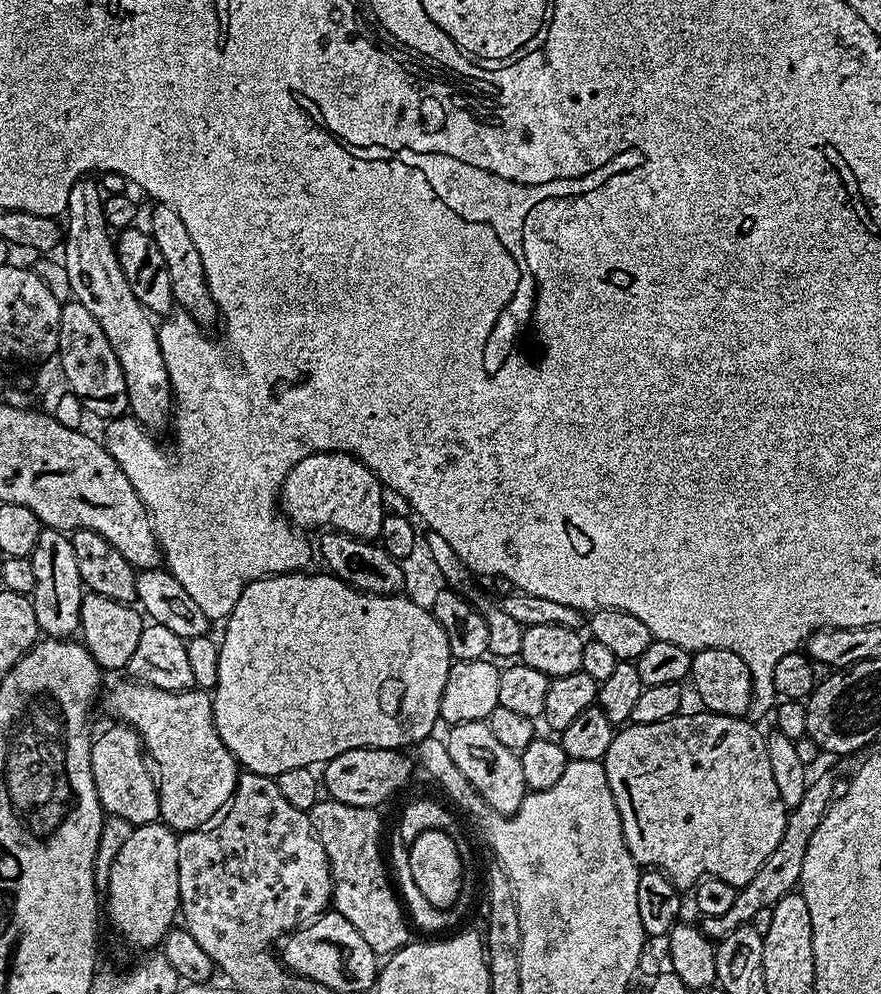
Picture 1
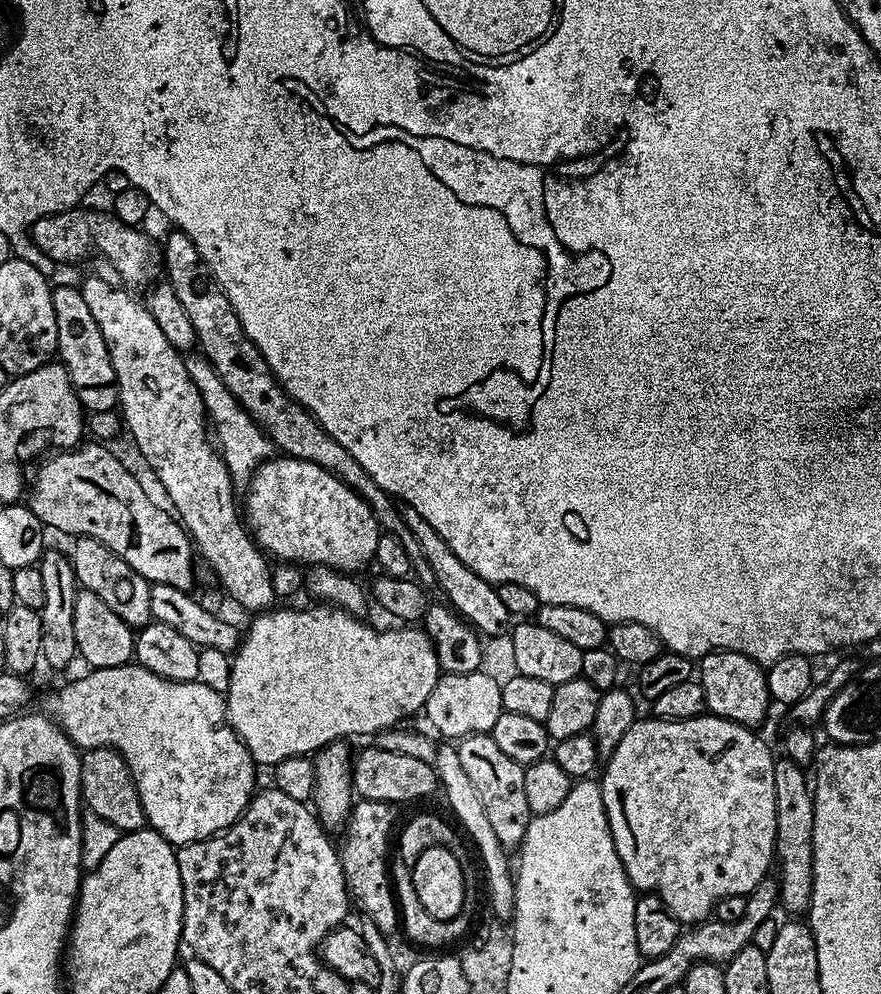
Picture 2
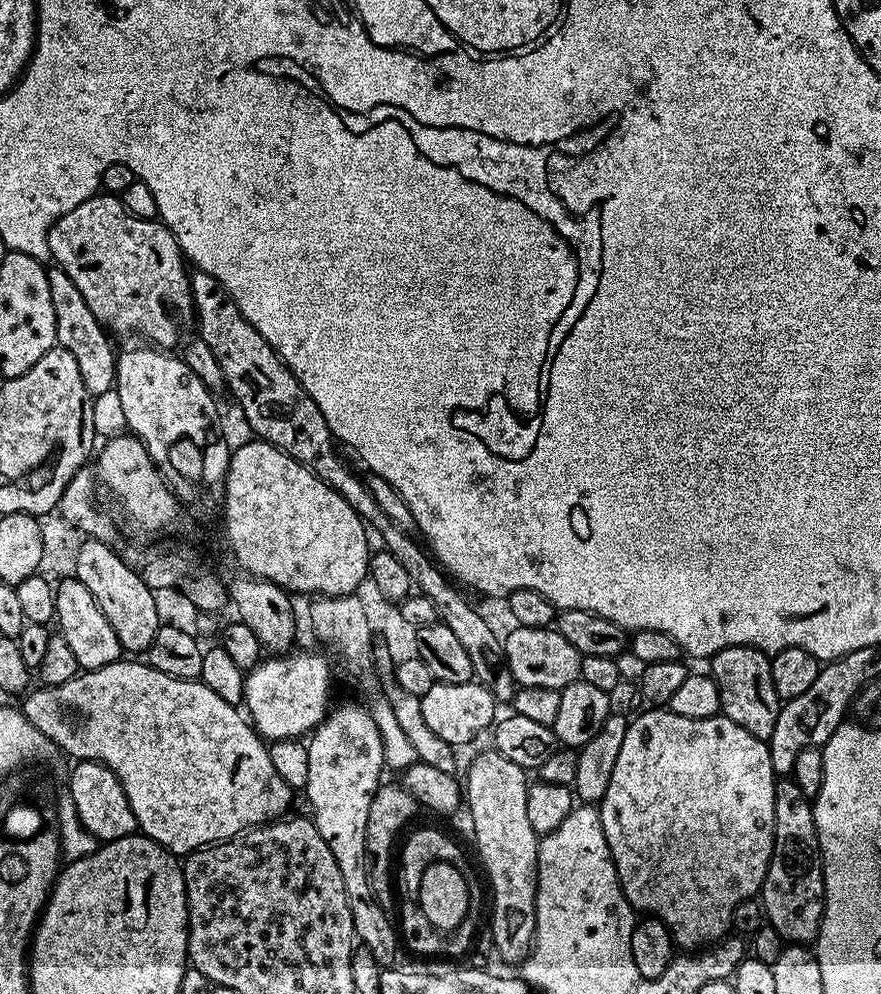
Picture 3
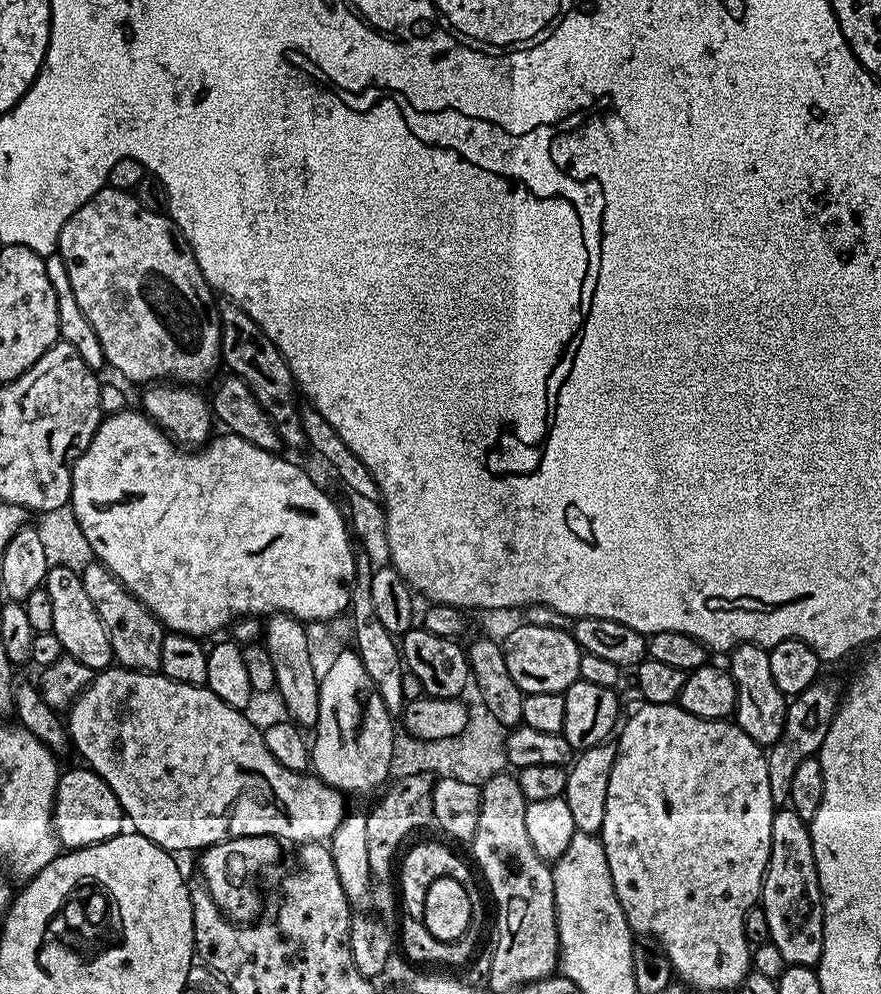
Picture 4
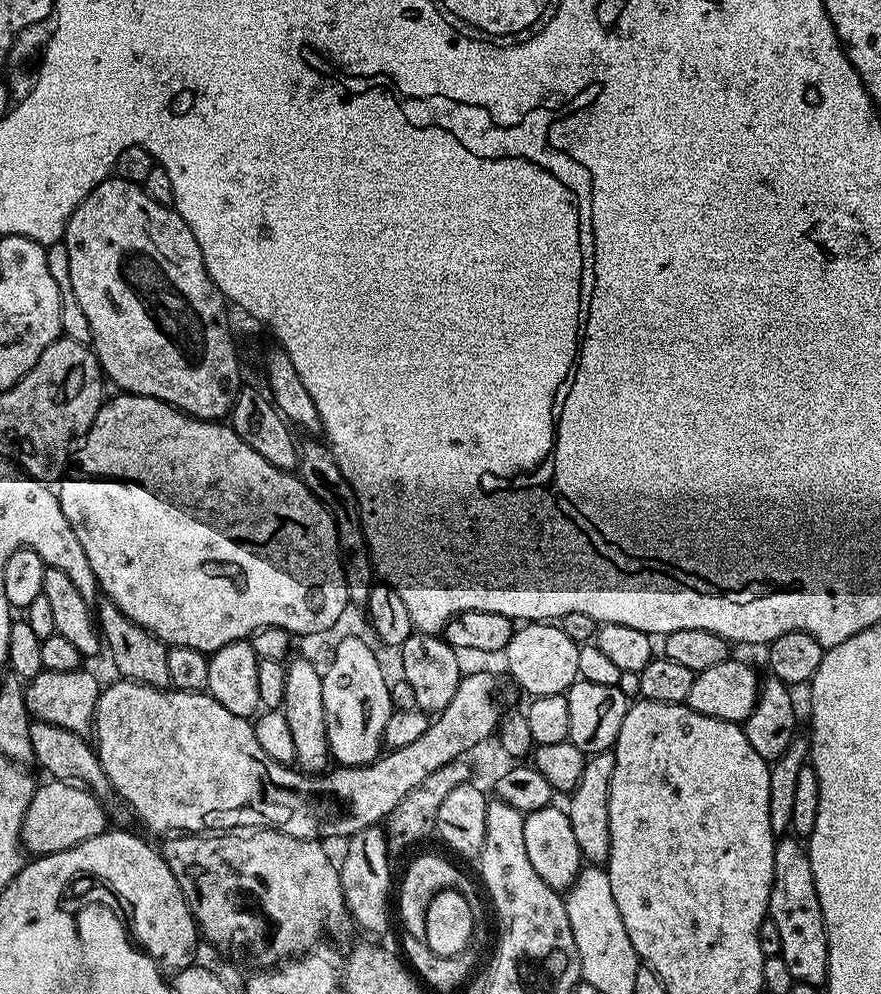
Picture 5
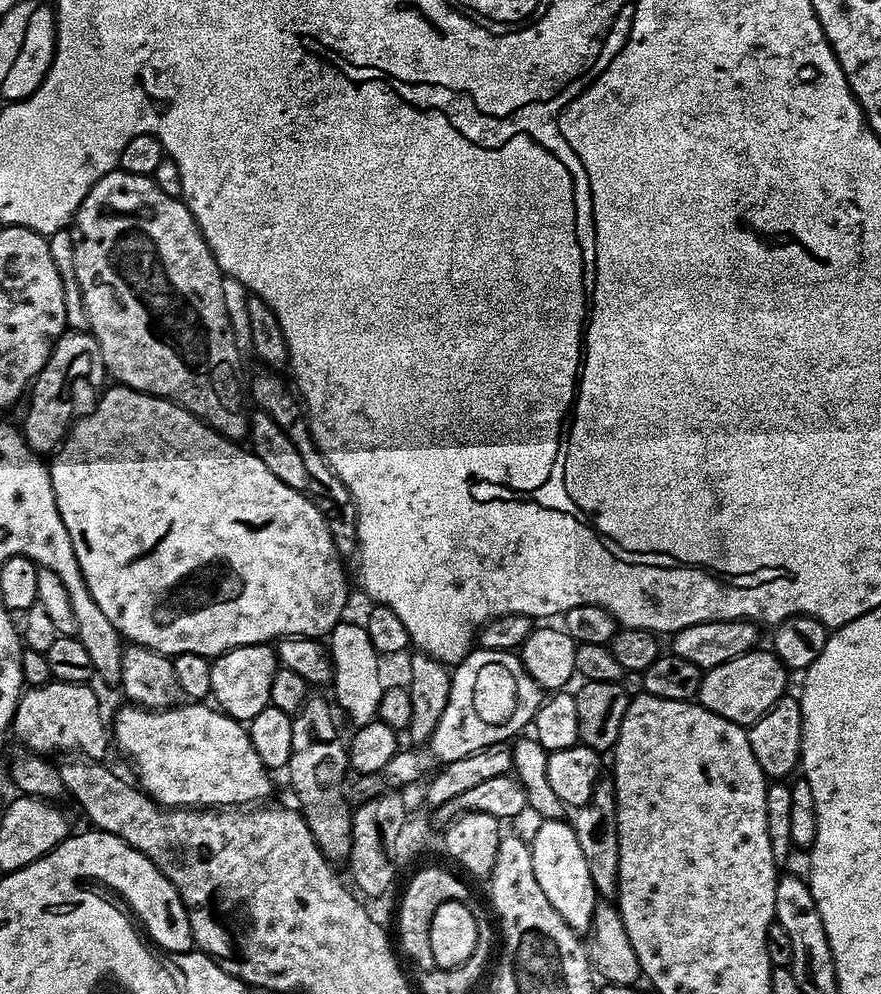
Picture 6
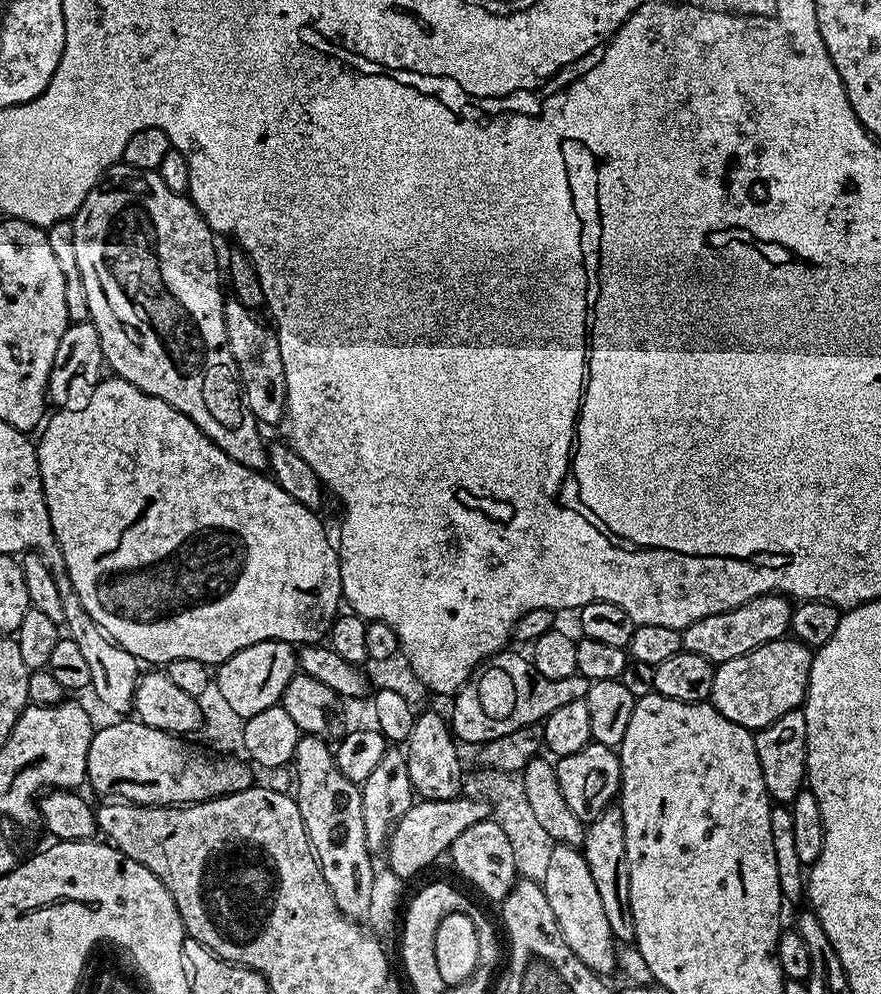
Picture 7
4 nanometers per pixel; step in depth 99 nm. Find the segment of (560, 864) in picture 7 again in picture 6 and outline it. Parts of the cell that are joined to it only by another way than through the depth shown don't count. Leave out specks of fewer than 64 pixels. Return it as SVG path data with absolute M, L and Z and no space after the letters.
M567 819L542 820L530 847L534 878L538 878L538 886L542 886L550 906L554 906L558 914L562 914L562 922L566 922L566 926L570 926L578 934L587 933L596 913L598 893L594 878L590 878L590 870L586 867L582 846L578 846L578 834L572 829L571 823Z

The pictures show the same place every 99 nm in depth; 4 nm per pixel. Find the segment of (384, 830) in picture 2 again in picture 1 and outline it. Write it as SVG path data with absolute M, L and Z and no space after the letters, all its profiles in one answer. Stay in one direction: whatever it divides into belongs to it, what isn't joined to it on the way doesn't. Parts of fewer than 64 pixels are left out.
M322 798L311 810L312 828L326 850L332 871L331 907L342 914L362 934L371 950L387 958L409 943L409 921L405 906L390 879L386 856L380 853L380 816L376 808L344 805L331 798Z

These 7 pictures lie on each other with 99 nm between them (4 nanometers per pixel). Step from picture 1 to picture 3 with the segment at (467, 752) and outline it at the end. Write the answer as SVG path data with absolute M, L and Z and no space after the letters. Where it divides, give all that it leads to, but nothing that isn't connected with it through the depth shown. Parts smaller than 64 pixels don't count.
M495 750L489 752L480 752L472 760L472 765L468 768L468 786L466 782L466 810L472 815L472 828L476 831L476 848L480 851L480 860L484 863L484 868L488 871L488 880L492 883L492 925L490 931L492 934L492 943L494 952L499 959L505 962L523 961L524 957L532 950L532 942L536 939L536 876L538 873L538 861L540 859L540 846L538 843L538 833L534 826L530 826L530 818L526 814L528 809L528 789L530 787L529 773L520 768L510 758L506 758L502 753Z

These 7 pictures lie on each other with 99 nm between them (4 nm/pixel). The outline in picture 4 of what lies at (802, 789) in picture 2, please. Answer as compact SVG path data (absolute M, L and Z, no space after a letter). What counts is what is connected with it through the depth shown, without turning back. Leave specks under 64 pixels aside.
M780 808L773 813L771 822L771 854L765 872L764 885L761 888L760 906L766 914L770 926L769 941L781 951L782 958L791 965L815 967L824 949L824 904L817 876L817 864L814 862L815 844L807 821L799 818L791 808Z

